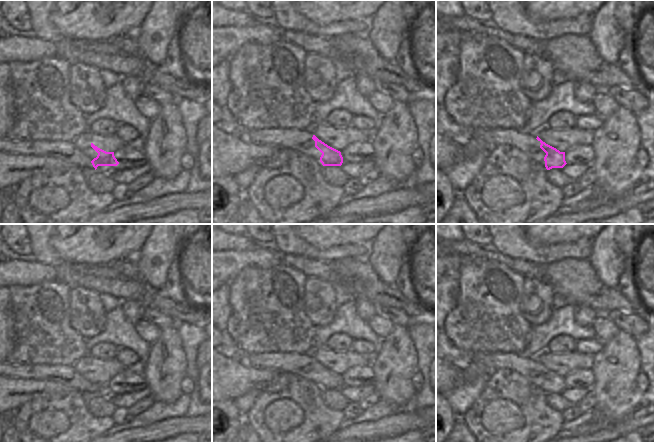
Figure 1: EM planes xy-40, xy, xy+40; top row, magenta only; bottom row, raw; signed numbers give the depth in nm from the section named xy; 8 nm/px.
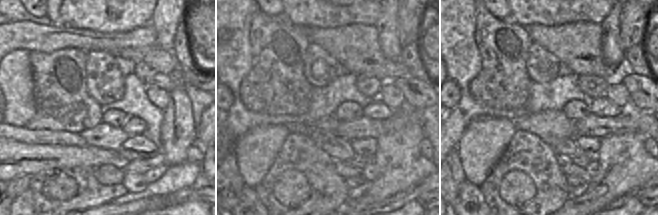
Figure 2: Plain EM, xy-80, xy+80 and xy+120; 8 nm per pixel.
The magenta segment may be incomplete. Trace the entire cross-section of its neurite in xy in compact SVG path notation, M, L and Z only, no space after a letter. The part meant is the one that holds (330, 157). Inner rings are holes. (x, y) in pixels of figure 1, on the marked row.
M315 135L312 139L315 141L315 147L322 153L320 162L323 166L341 166L343 163L343 157L341 152L328 146Z

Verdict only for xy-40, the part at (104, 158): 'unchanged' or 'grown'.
unchanged

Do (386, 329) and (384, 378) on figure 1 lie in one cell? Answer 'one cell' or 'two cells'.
two cells

